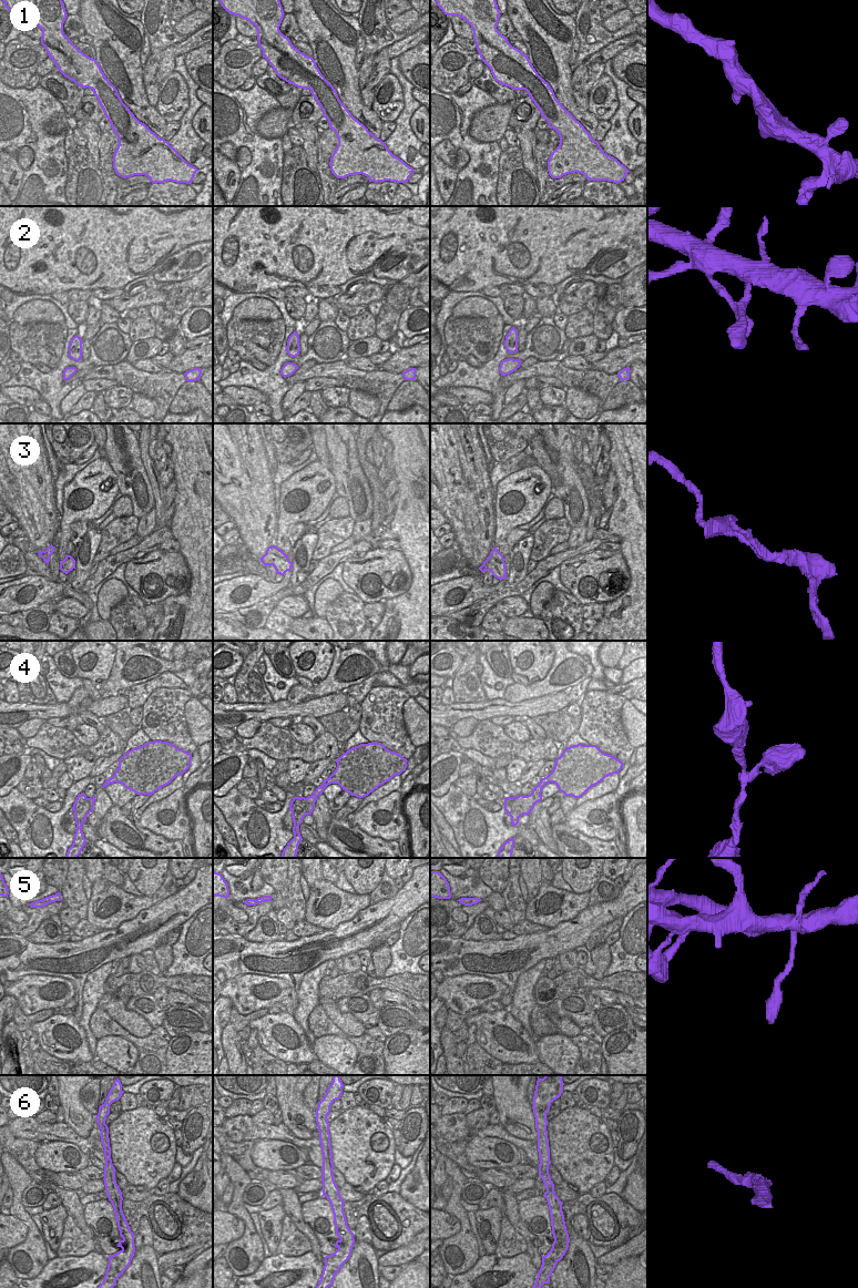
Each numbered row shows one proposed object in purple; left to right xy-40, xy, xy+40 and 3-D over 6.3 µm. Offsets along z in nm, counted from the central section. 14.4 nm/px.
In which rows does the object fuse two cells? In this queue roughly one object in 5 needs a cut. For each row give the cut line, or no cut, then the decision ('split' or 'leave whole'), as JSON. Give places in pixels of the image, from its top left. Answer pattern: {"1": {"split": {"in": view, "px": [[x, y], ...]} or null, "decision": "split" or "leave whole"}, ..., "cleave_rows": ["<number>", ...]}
{"1": {"split": null, "decision": "leave whole"}, "2": {"split": null, "decision": "leave whole"}, "3": {"split": null, "decision": "leave whole"}, "4": {"split": null, "decision": "leave whole"}, "5": {"split": null, "decision": "leave whole"}, "6": {"split": null, "decision": "leave whole"}, "cleave_rows": []}

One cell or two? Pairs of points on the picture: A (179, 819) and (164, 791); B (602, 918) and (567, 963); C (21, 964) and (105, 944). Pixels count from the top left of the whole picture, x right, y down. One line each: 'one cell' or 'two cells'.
A: two cells
B: two cells
C: one cell

